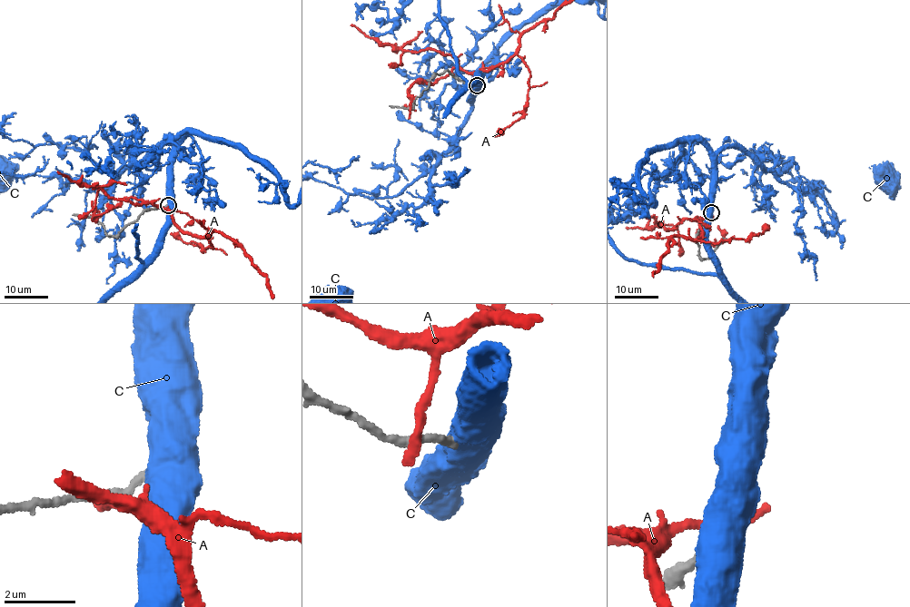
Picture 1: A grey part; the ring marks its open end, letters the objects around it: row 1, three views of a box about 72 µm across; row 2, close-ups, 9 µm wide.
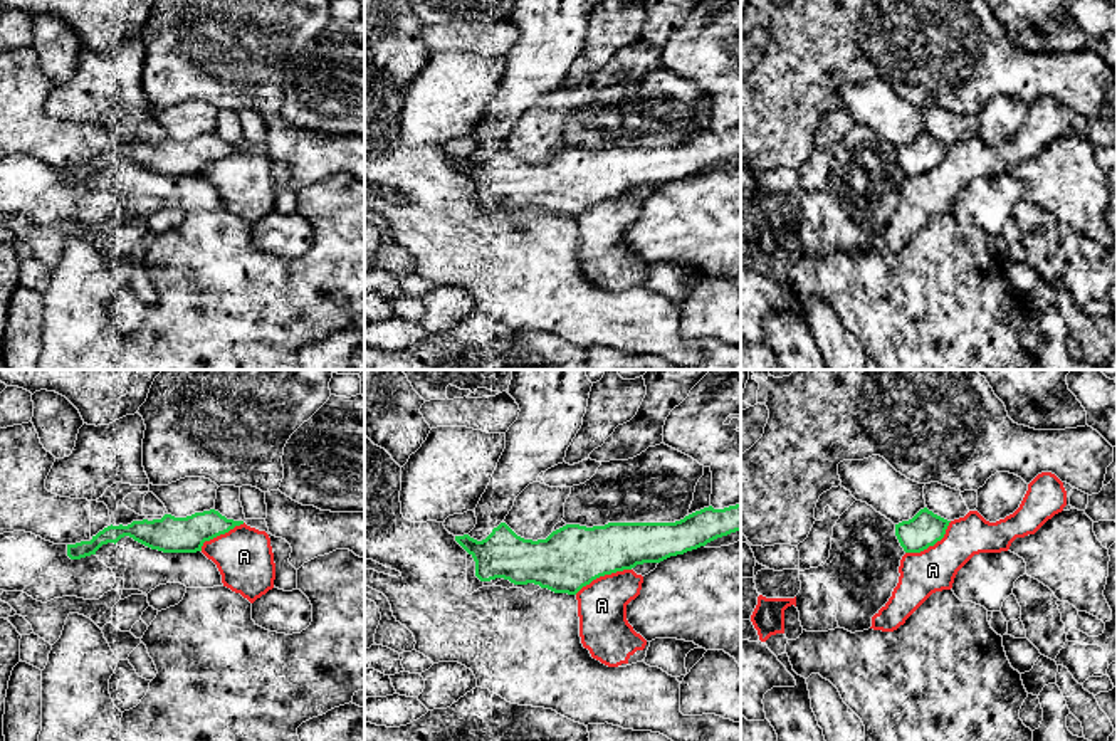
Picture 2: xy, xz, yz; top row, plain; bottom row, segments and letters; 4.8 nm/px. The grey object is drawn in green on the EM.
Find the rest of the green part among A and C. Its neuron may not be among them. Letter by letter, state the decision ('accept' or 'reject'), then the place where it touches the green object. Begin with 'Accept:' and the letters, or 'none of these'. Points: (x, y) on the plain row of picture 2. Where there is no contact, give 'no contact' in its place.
Accept: none of these
A: reject; meets green in xz at (602, 199)
C: reject; no contact

